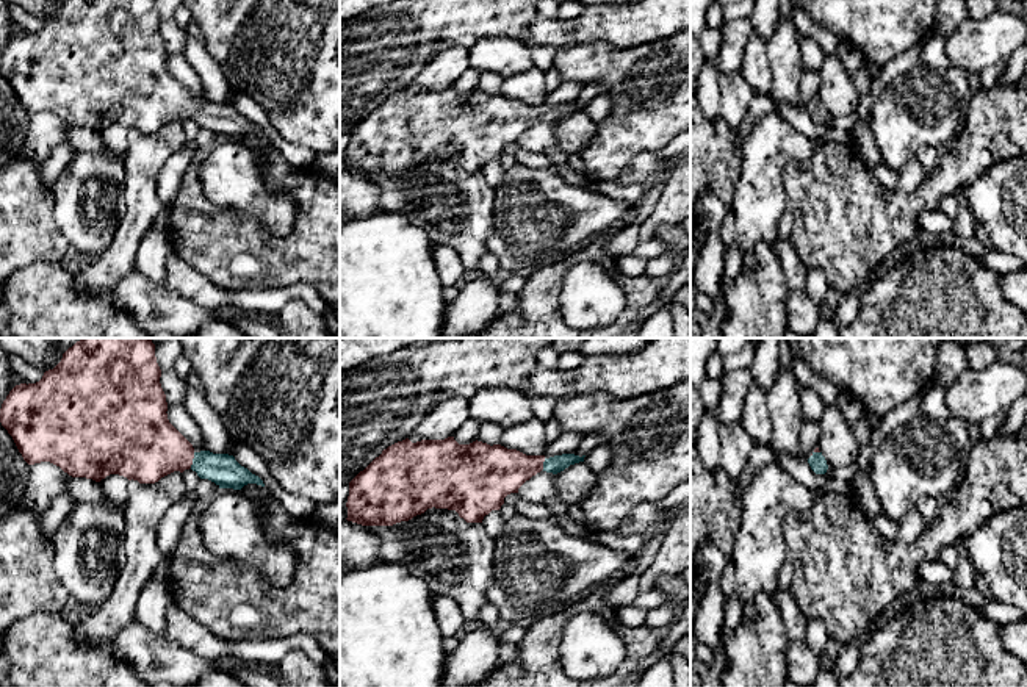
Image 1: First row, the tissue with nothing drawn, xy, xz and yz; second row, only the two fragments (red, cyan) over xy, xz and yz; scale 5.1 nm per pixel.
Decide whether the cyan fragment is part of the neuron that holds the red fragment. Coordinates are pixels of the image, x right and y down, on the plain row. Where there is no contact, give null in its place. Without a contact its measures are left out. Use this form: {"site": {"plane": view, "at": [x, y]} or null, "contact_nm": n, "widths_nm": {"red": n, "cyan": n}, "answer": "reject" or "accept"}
{"site": {"plane": "xy", "at": [191, 110]}, "contact_nm": 80, "widths_nm": {"red": 360, "cyan": 160}, "answer": "accept"}

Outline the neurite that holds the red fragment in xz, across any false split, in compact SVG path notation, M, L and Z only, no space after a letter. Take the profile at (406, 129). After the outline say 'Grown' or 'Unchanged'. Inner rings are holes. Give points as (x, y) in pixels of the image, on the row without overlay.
M454 86L416 92L405 88L384 99L349 131L346 169L362 175L393 175L435 156L456 160L467 172L482 172L485 164L501 158L507 144L518 142L518 138L542 119L557 124L570 114L584 111L584 106L526 105L517 99L490 95L477 89L459 94Z. Grown

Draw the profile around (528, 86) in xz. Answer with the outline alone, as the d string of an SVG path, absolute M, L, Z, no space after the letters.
M537 67L504 78L499 92L526 105L543 105L546 99L545 70Z

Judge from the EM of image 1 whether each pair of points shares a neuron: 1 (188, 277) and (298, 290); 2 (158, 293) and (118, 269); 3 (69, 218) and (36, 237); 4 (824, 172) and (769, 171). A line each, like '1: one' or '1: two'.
1: one
2: two
3: two
4: two

